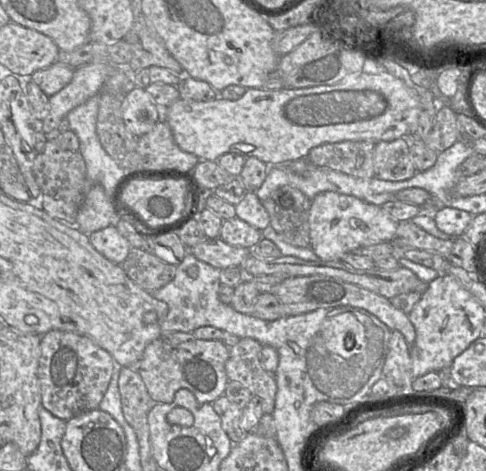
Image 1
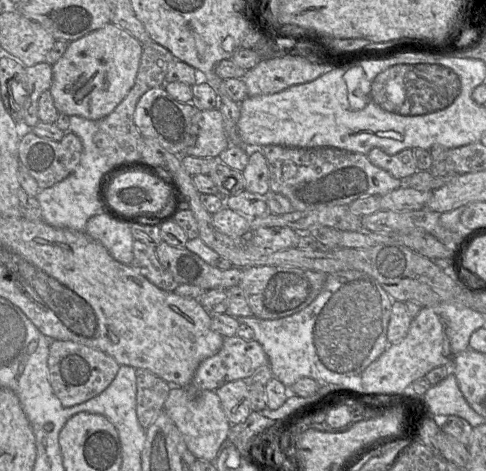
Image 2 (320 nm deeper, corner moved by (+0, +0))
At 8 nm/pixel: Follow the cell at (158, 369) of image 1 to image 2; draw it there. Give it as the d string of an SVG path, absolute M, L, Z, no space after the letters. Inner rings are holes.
M237 335L224 337L221 349L215 355L206 358L199 364L190 385L198 390L215 391L225 383L231 381L239 379L249 381L258 368L268 364L269 359L258 341L244 340Z

